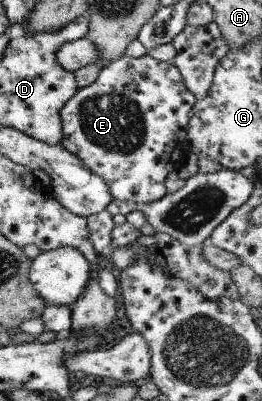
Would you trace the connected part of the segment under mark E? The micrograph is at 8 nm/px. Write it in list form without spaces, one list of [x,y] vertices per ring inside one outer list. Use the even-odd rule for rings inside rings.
[[[123,55],[104,66],[89,86],[79,89],[60,110],[61,146],[82,160],[96,176],[100,176],[115,200],[146,205],[166,196],[165,180],[172,171],[183,170],[190,146],[187,132],[190,110],[196,103],[182,82],[178,68],[171,62],[160,62],[152,56]]]

